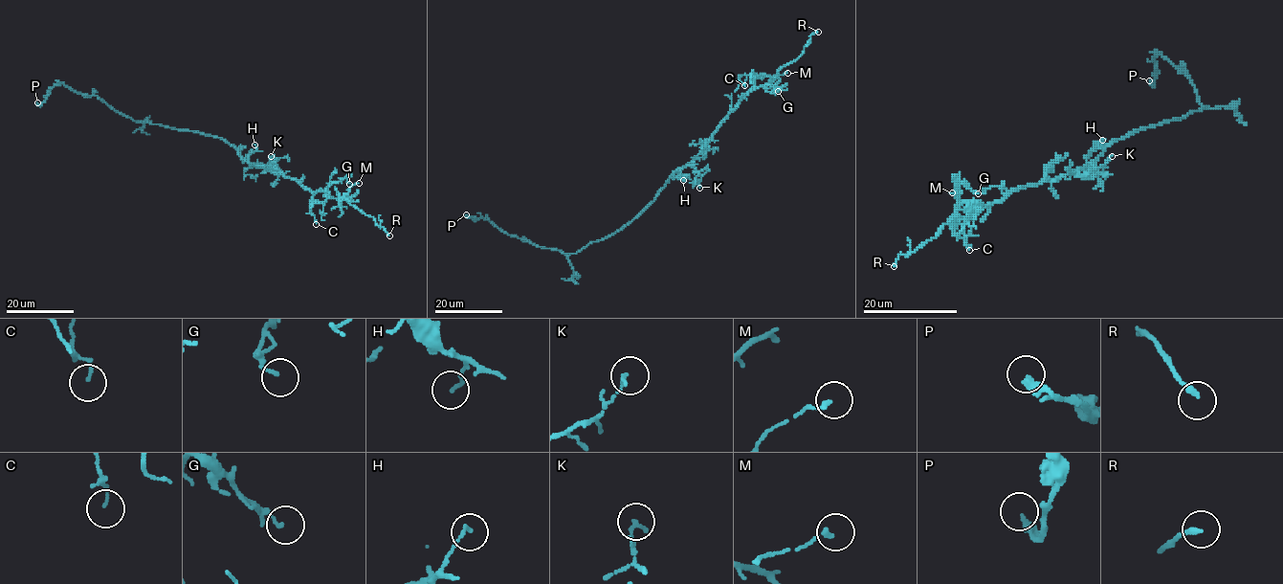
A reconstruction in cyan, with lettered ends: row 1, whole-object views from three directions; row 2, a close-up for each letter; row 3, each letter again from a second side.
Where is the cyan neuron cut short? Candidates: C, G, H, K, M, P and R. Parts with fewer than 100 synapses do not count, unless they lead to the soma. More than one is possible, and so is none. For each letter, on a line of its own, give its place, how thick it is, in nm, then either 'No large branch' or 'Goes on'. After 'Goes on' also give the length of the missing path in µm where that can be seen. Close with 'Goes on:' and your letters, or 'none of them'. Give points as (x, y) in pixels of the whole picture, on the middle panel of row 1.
C: Place: (744, 85). Thickness 100 nm. No large branch
G: Place: (778, 91). Thickness 100 nm. No large branch
H: Place: (683, 180). Thickness 130 nm. No large branch
K: Place: (699, 188). Thickness 150 nm. No large branch
M: Place: (787, 73). Thickness 160 nm. No large branch
P: Place: (466, 214). Thickness 280 nm. No large branch
R: Place: (818, 32). Thickness 200 nm. Goes on. Missing length about 7 µm
Goes on: R

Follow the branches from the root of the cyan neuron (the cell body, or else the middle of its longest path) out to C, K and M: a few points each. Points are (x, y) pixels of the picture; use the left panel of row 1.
C: (231, 145), (247, 162), (293, 178), (306, 190), (326, 190), (325, 200), (310, 205), (316, 224)
K: (231, 145), (247, 162), (260, 165), (265, 171), (276, 171), (277, 168), (271, 163), (271, 156)
M: (231, 145), (247, 162), (293, 178), (314, 191), (322, 190), (336, 198), (346, 195), (349, 188), (359, 183)

